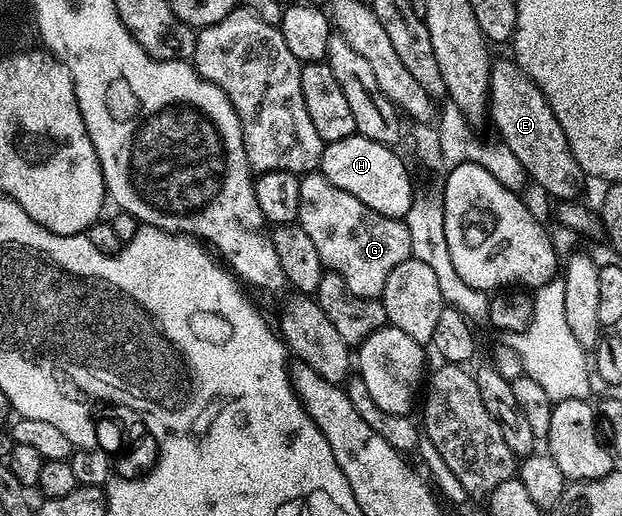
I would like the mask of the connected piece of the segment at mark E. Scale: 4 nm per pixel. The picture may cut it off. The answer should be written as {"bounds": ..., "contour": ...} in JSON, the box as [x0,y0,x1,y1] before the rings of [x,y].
{"bounds":[488,58,586,201],"contour":[[[497,58],[492,64],[488,109],[490,123],[500,134],[497,135],[499,142],[506,144],[514,152],[514,157],[522,161],[522,169],[526,169],[529,180],[537,183],[546,194],[553,195],[556,201],[575,200],[580,186],[586,182],[584,171],[578,165],[566,141],[566,133],[562,133],[562,125],[558,125],[558,117],[554,117],[546,97],[511,58]]]}

